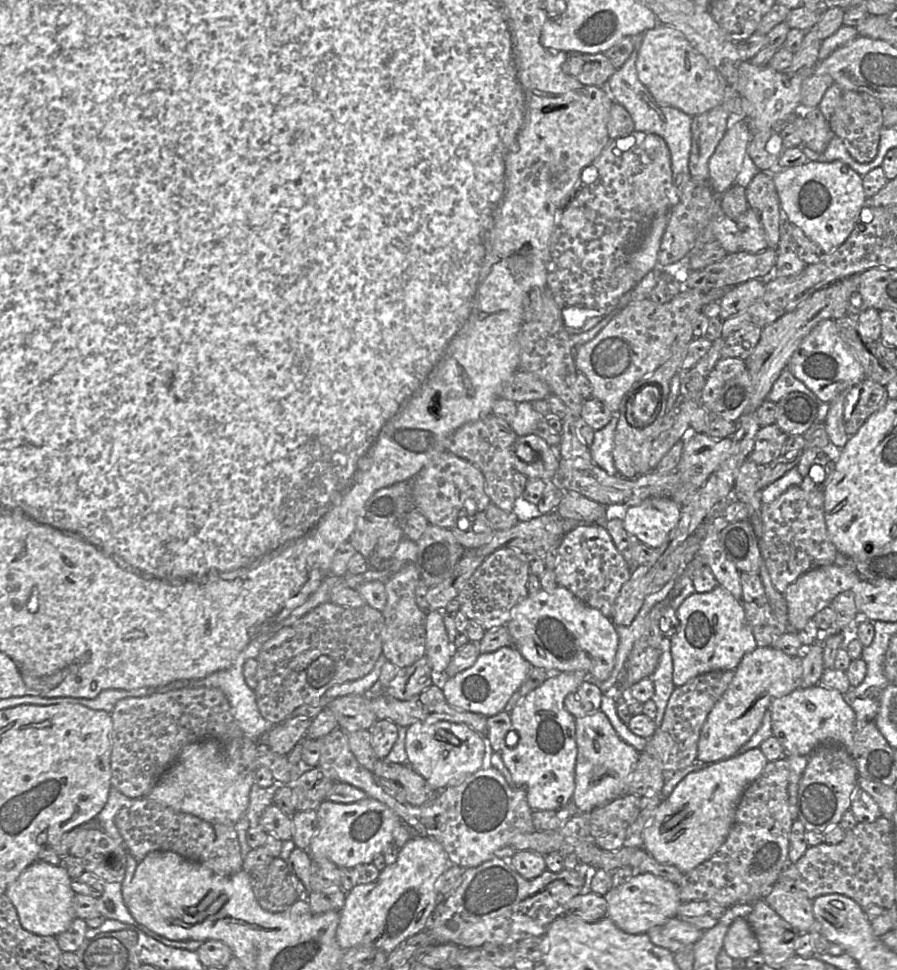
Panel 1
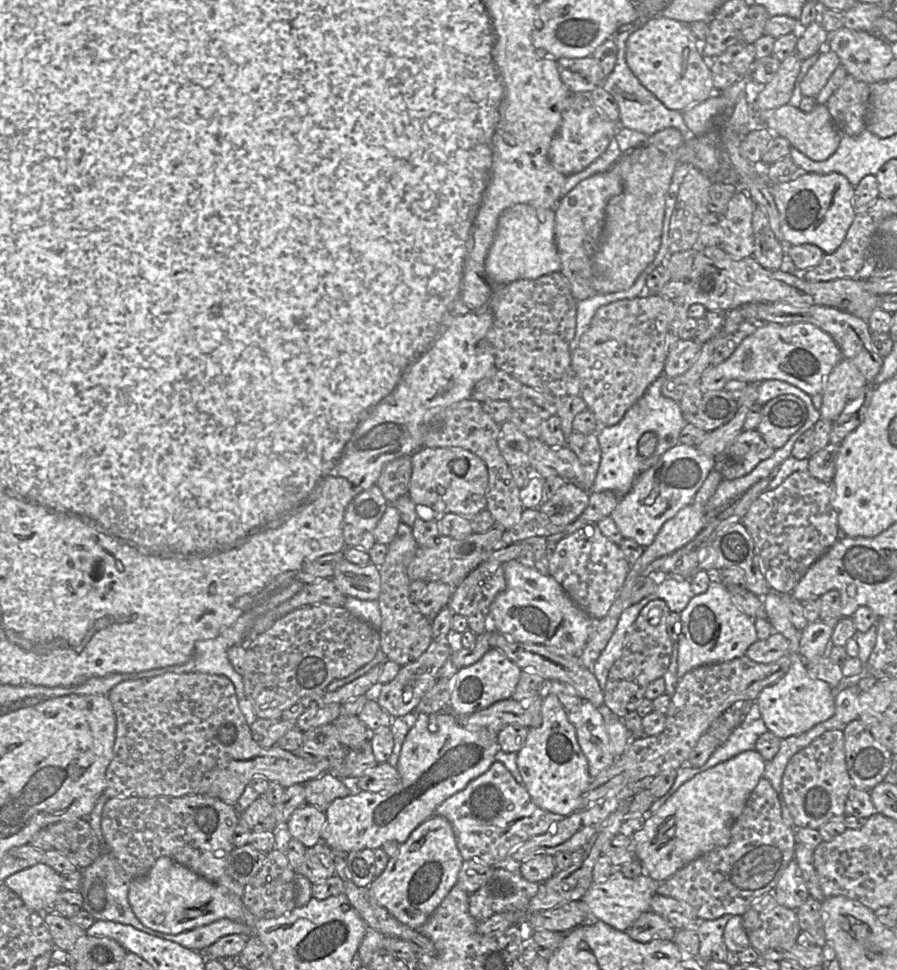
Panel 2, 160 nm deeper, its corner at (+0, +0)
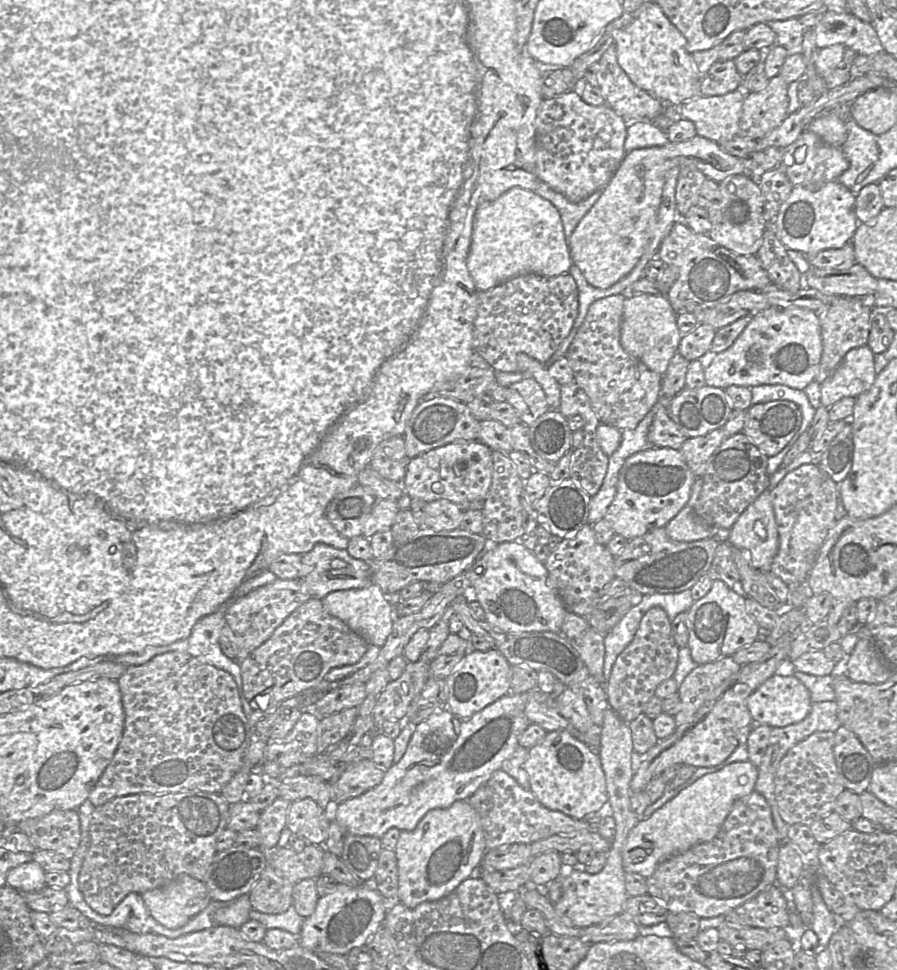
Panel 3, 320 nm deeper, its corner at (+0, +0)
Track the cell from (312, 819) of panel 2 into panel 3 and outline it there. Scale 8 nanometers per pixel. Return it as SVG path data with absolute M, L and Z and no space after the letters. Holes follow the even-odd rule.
M310 798L290 803L286 827L307 844L323 845L328 835L332 816Z

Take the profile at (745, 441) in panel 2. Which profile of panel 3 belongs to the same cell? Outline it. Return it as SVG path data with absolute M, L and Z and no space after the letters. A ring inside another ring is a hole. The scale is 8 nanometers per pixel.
M744 433L728 436L711 456L701 477L703 486L694 505L696 515L710 526L731 529L740 514L769 488L768 458Z

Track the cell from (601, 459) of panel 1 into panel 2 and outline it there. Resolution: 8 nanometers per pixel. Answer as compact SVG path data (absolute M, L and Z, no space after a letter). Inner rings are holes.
M665 374L658 377L643 396L628 409L619 423L598 428L598 441L602 454L592 492L610 490L618 497L625 496L641 472L656 464L667 450L679 444L680 432L687 422L680 403L662 394L662 384L666 377ZM646 432L654 432L658 439L653 455L648 458L642 457L638 452L639 439Z

